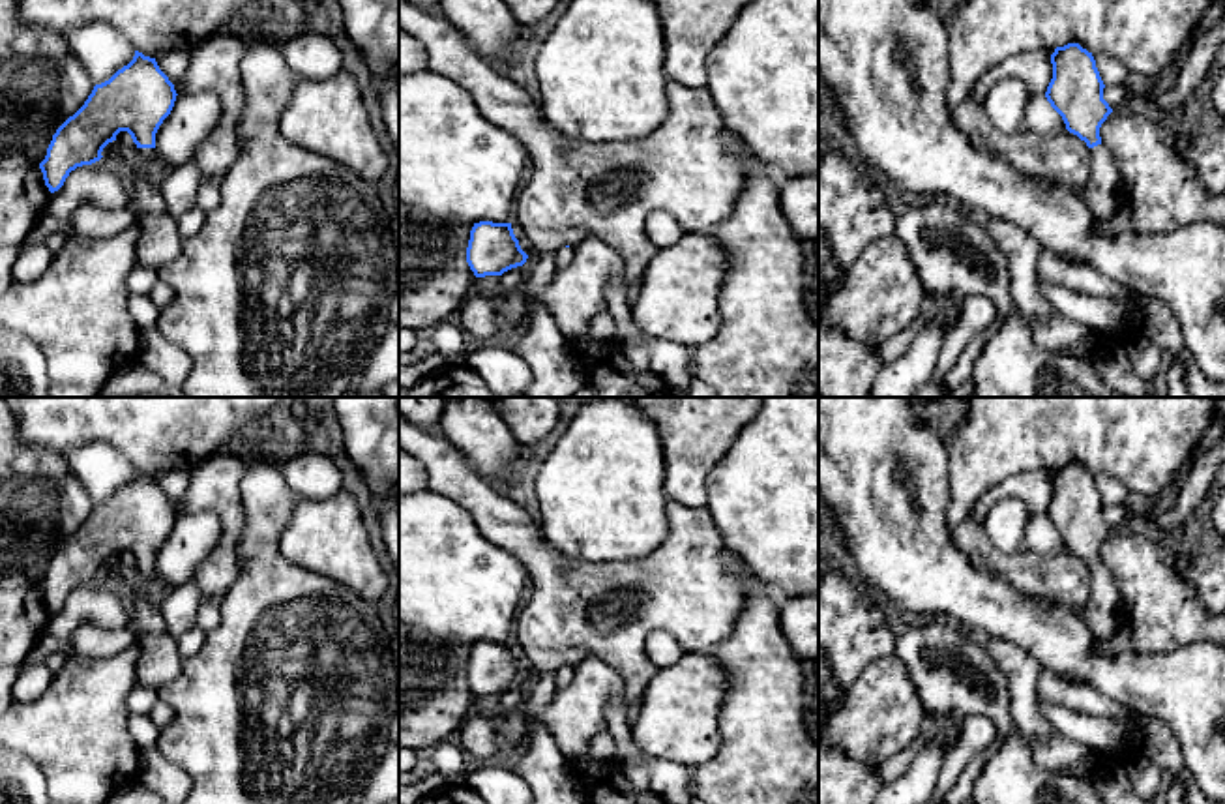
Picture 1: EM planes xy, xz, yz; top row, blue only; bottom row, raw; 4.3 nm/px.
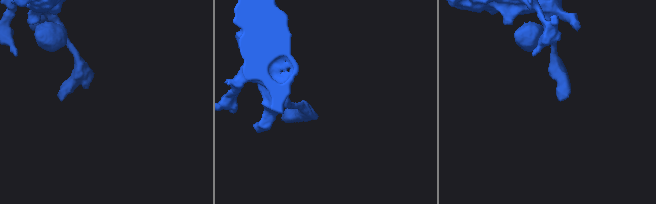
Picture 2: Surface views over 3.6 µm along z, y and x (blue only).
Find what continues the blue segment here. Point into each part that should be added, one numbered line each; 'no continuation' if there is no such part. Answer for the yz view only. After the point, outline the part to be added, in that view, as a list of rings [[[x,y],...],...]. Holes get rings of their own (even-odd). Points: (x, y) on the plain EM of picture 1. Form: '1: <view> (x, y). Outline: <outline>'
1: yz (1102, 615). Outline: [[[1103,564],[1088,568],[1088,572],[1092,577],[1092,596],[1081,615],[1094,639],[1105,643],[1111,641],[1120,628],[1120,592]]]

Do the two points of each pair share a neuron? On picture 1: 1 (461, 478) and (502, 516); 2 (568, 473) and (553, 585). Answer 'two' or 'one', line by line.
1: one
2: two

